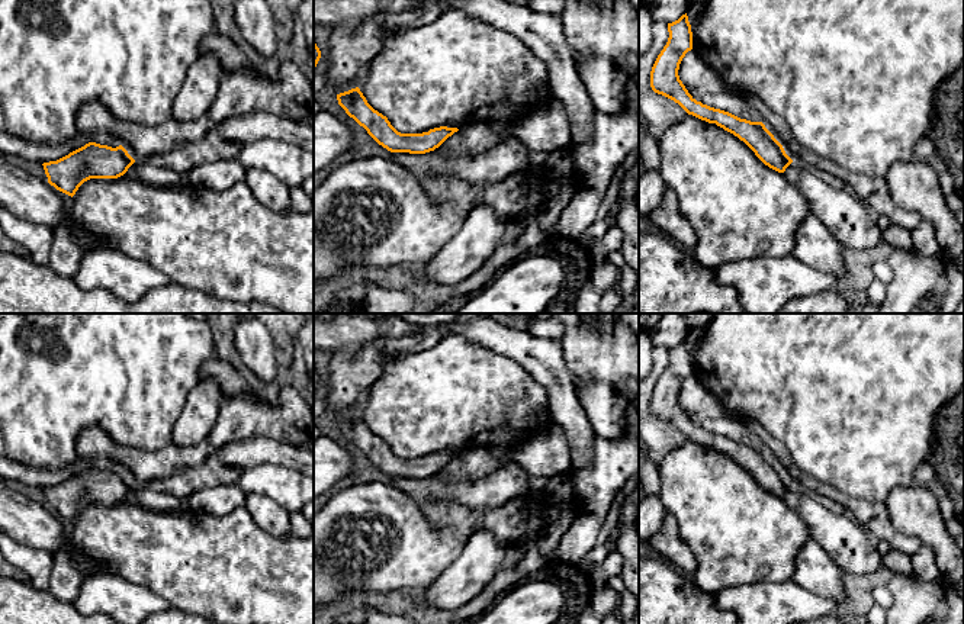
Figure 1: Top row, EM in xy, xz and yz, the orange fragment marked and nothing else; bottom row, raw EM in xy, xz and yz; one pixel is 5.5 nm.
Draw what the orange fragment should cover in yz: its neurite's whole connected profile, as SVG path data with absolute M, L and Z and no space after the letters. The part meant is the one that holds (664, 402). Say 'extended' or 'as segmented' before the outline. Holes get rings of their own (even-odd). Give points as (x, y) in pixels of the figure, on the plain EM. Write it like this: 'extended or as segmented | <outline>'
as segmented | M687 338L668 348L669 363L650 396L650 412L678 428L688 440L716 448L743 466L769 493L784 498L793 485L762 447L740 444L729 437L697 427L679 405L682 383L693 374L693 357Z

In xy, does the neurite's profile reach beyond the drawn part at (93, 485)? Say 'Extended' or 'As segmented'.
As segmented

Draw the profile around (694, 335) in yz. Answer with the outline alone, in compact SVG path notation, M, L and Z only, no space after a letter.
M708 322L688 329L687 341L688 341L690 350L693 350L698 345L703 335L706 334L707 325L708 325Z

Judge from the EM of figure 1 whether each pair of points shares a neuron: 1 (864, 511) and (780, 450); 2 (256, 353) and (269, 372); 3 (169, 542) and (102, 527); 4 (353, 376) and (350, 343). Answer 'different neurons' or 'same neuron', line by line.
1: same neuron
2: same neuron
3: same neuron
4: different neurons

